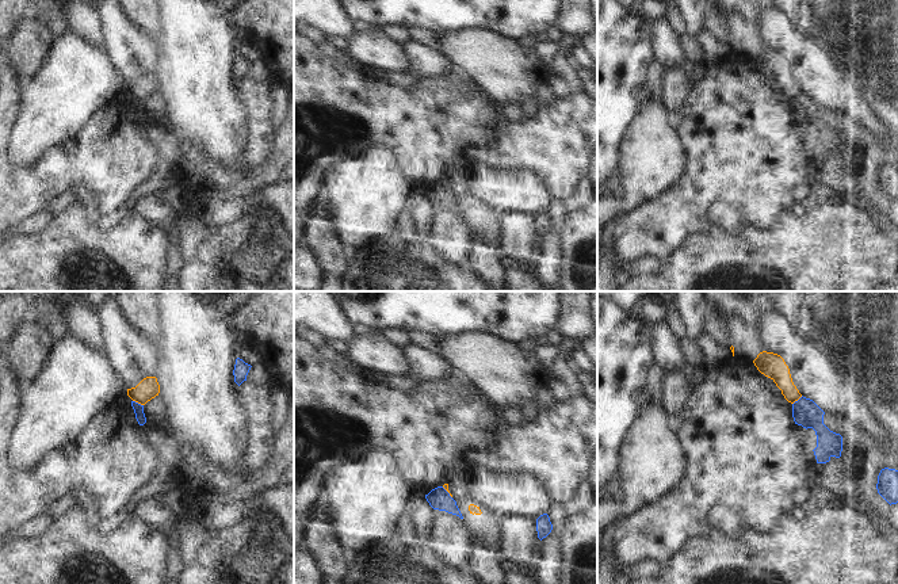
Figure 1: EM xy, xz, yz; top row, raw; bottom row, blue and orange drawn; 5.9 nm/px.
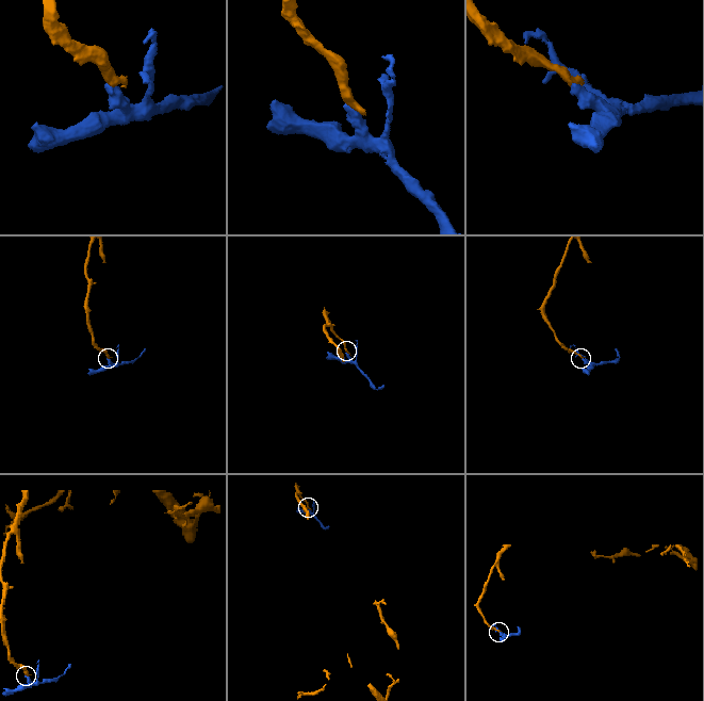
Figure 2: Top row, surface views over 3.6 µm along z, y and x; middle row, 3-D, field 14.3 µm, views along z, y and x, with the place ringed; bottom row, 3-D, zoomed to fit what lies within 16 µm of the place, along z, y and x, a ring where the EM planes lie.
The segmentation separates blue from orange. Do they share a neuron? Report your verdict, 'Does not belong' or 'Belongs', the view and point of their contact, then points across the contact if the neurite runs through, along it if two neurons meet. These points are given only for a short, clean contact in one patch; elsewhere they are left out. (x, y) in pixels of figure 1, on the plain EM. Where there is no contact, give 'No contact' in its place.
Does not belong. Touches blue at xy (137, 99). Boundary: xy (133, 96), (142, 102)

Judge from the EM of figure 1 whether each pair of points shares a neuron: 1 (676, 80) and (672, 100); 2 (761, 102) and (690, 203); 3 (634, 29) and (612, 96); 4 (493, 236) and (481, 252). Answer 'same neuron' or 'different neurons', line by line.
1: same neuron
2: same neuron
3: same neuron
4: different neurons

